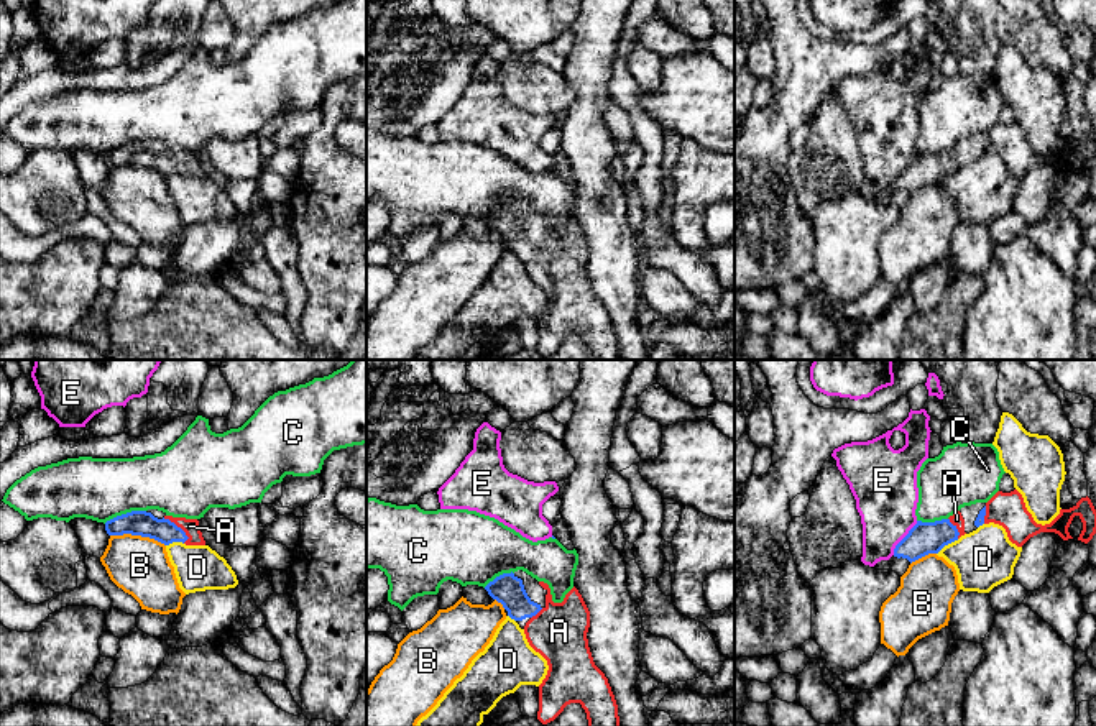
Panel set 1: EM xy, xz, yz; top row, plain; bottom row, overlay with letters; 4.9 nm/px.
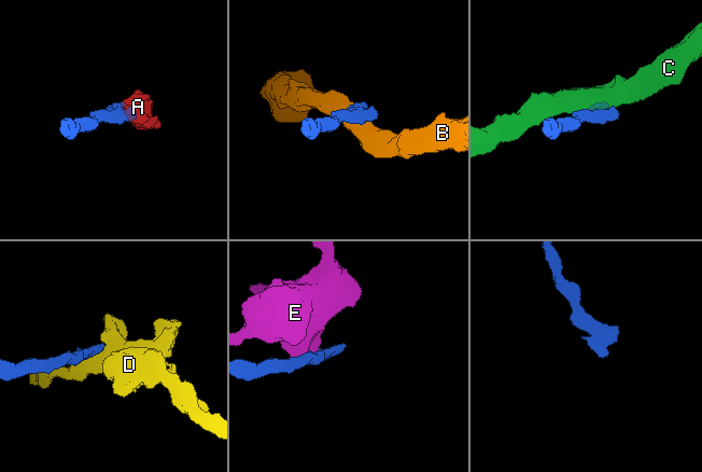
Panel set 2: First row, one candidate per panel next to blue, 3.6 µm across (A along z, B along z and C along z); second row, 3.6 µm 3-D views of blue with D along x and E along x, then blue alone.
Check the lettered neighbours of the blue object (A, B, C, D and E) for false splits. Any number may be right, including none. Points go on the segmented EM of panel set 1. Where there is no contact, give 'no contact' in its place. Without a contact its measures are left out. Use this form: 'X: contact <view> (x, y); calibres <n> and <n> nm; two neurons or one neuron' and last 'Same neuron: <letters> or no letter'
A: contact xy (174, 524); calibres 130 and 80 nm; one neuron
B: contact xy (138, 534); calibres 130 and 280 nm; two neurons
C: contact xy (124, 514); calibres 130 and 300 nm; two neurons
D: contact yz (947, 544); calibres 160 and 300 nm; two neurons
E: contact yz (904, 537); calibres 160 and 320 nm; two neurons
Same neuron: A

